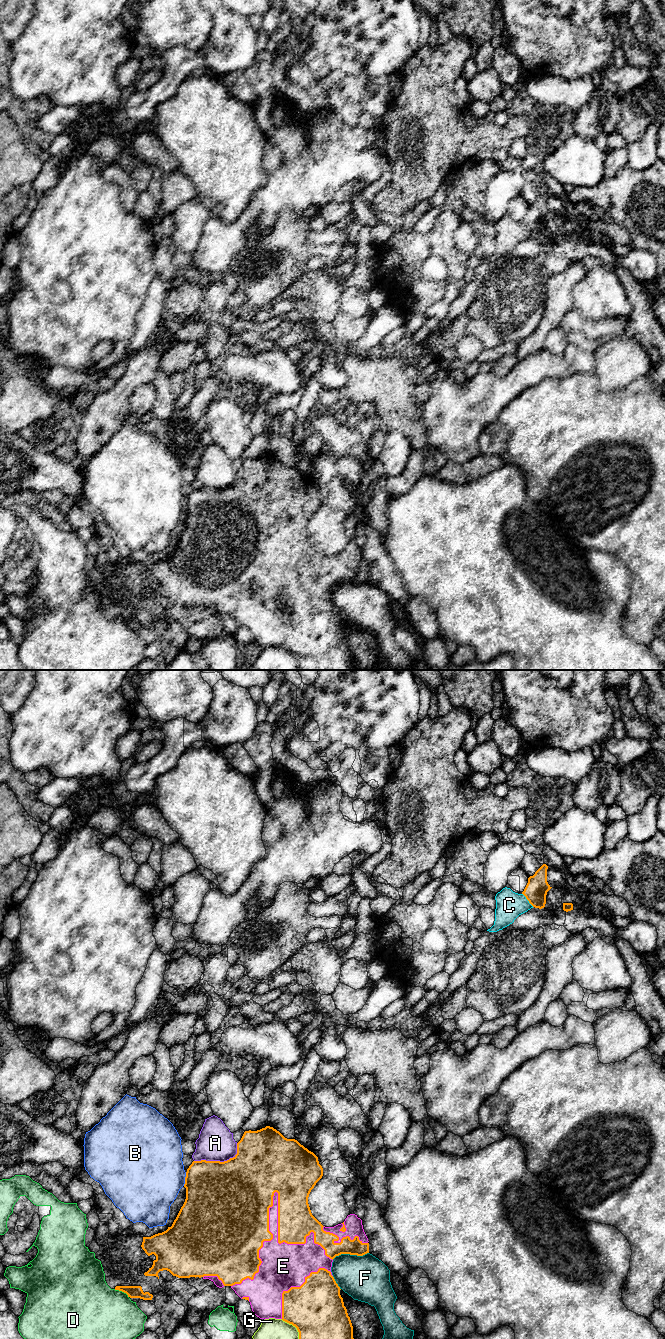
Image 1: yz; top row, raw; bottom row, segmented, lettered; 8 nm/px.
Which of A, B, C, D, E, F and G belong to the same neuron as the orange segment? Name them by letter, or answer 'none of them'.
C, E

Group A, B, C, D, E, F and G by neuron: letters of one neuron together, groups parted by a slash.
A / B / C E / D / F / G

